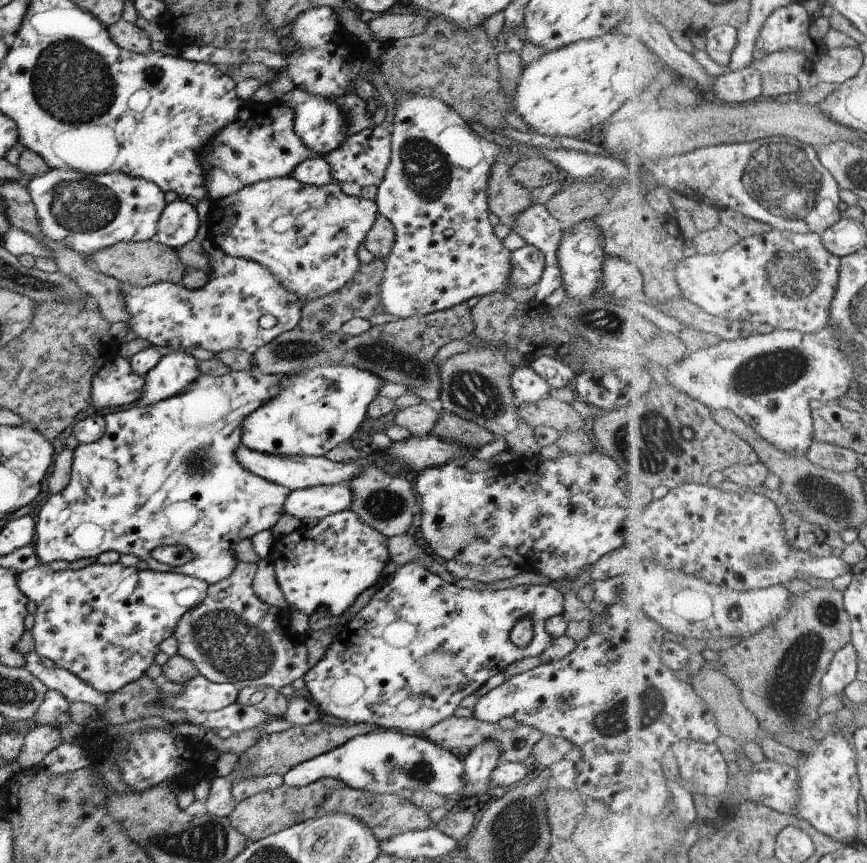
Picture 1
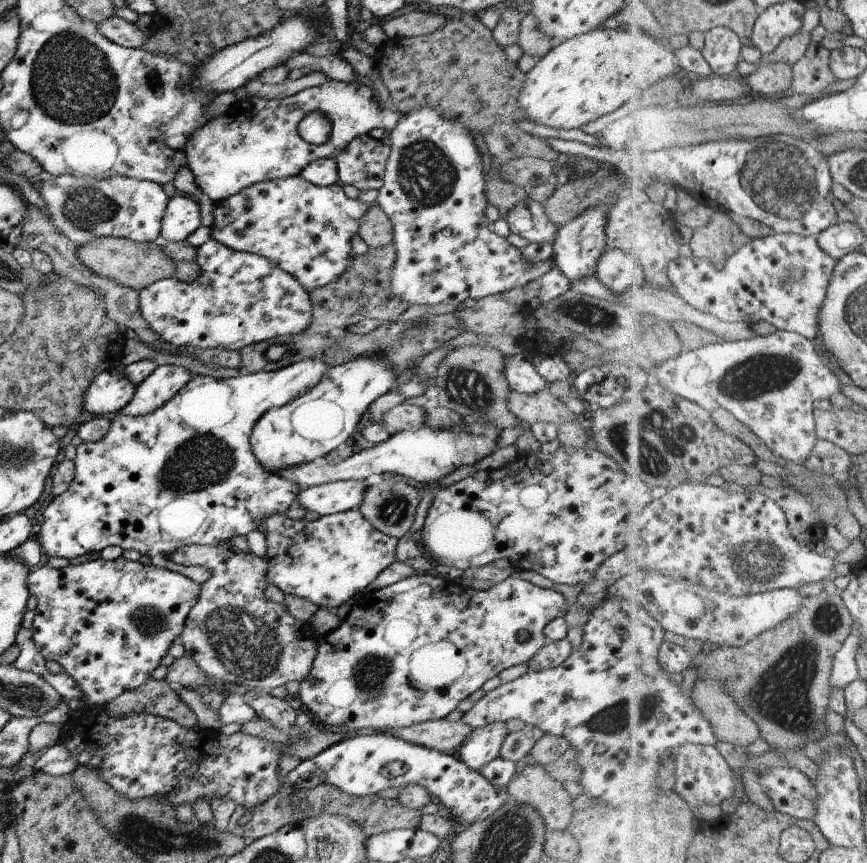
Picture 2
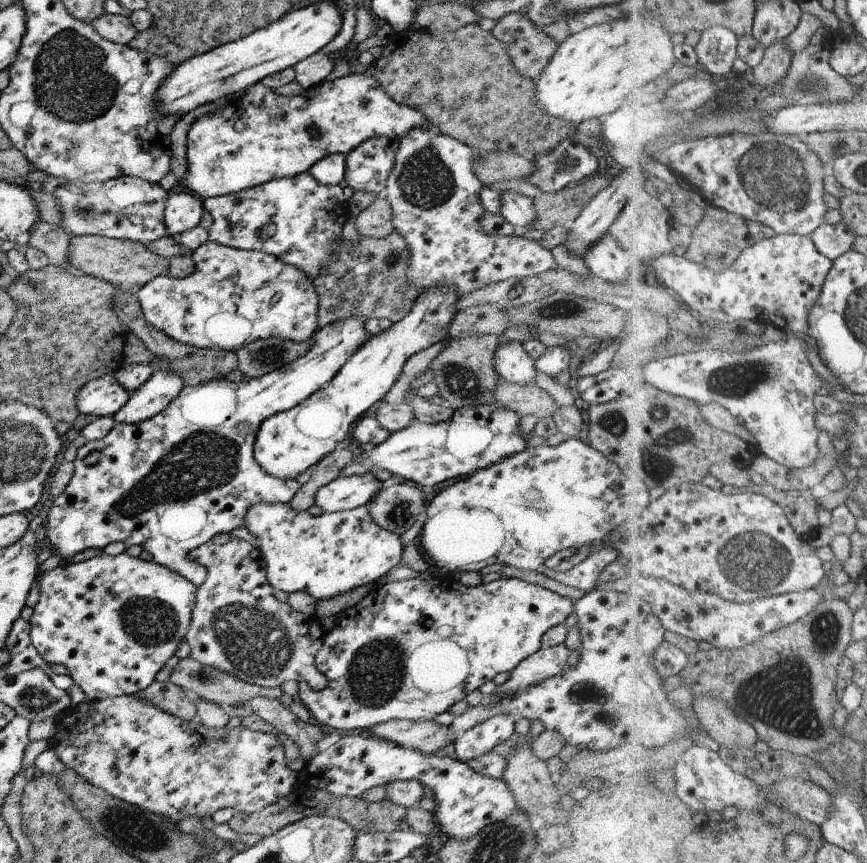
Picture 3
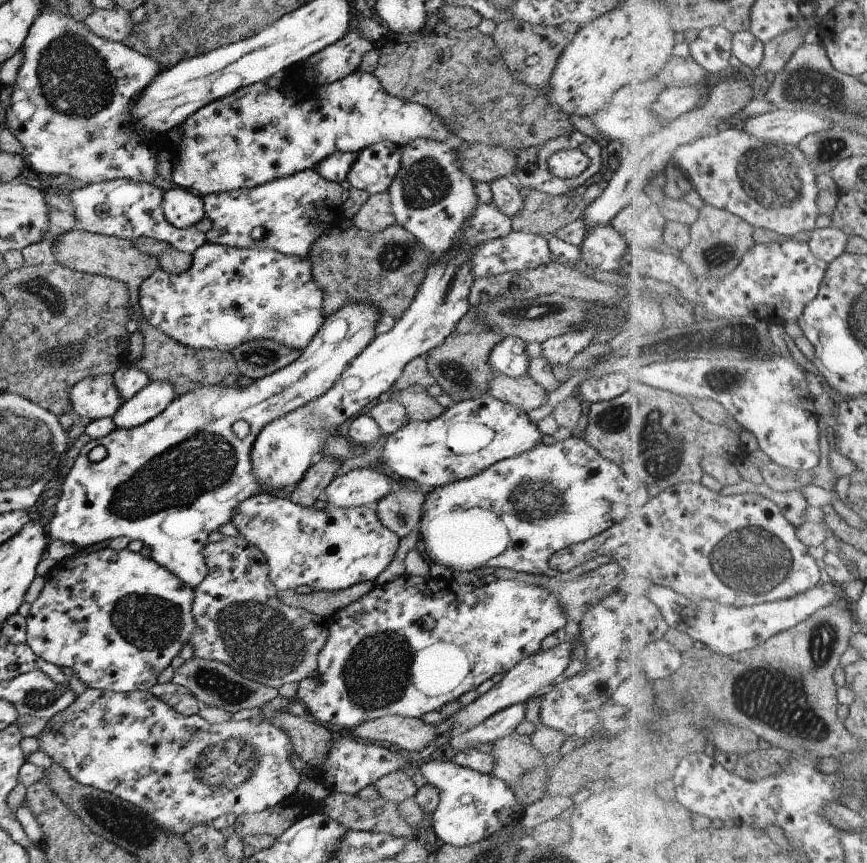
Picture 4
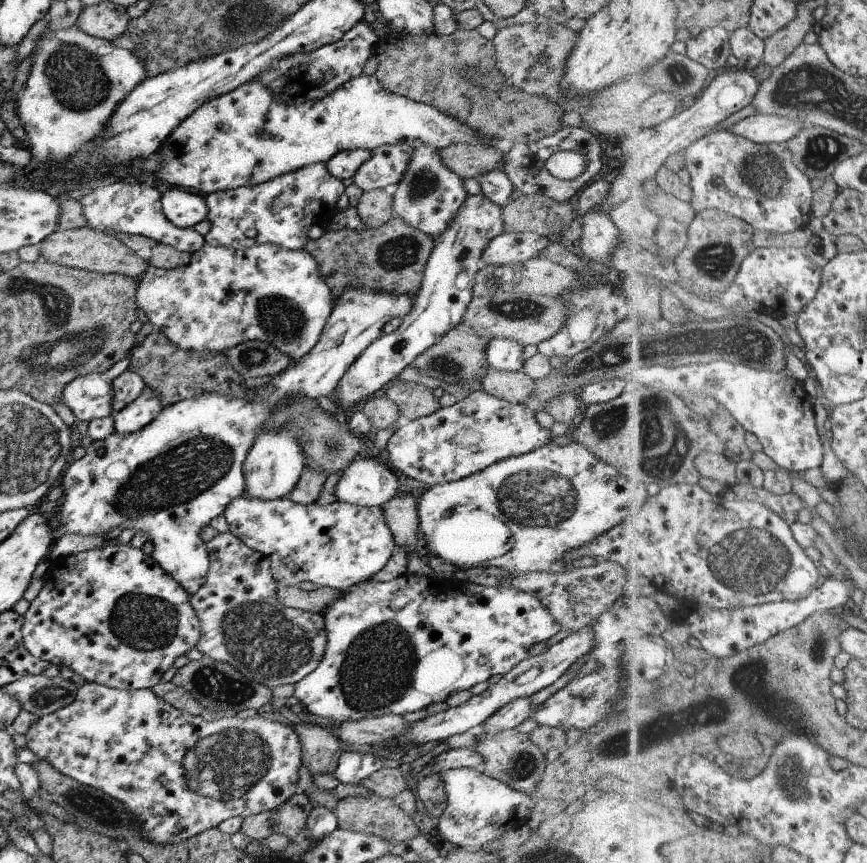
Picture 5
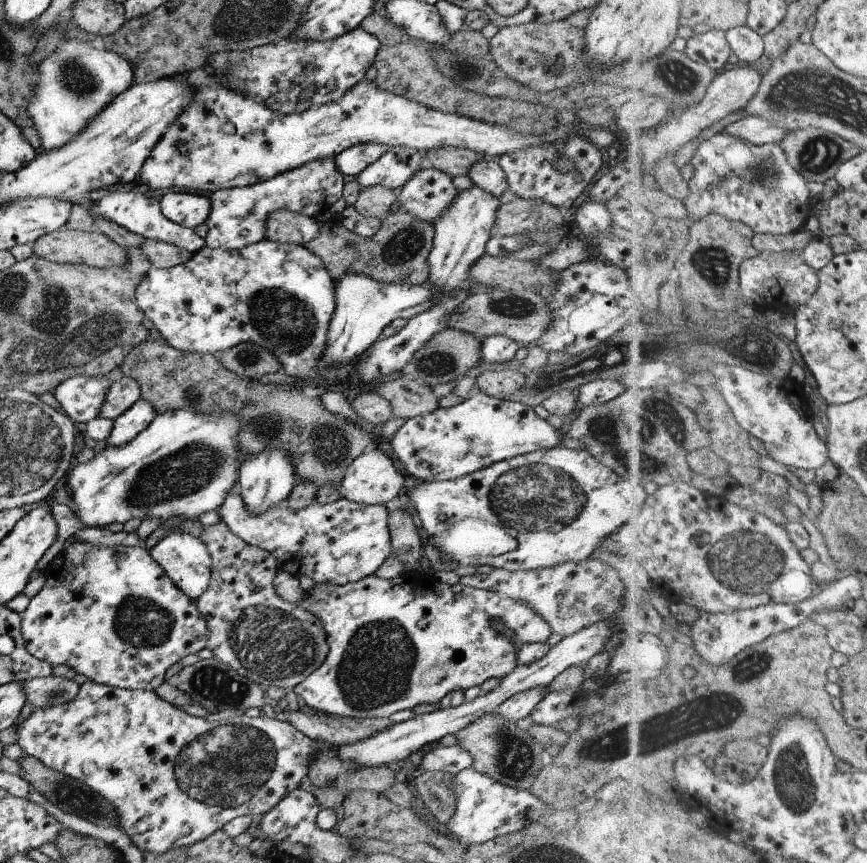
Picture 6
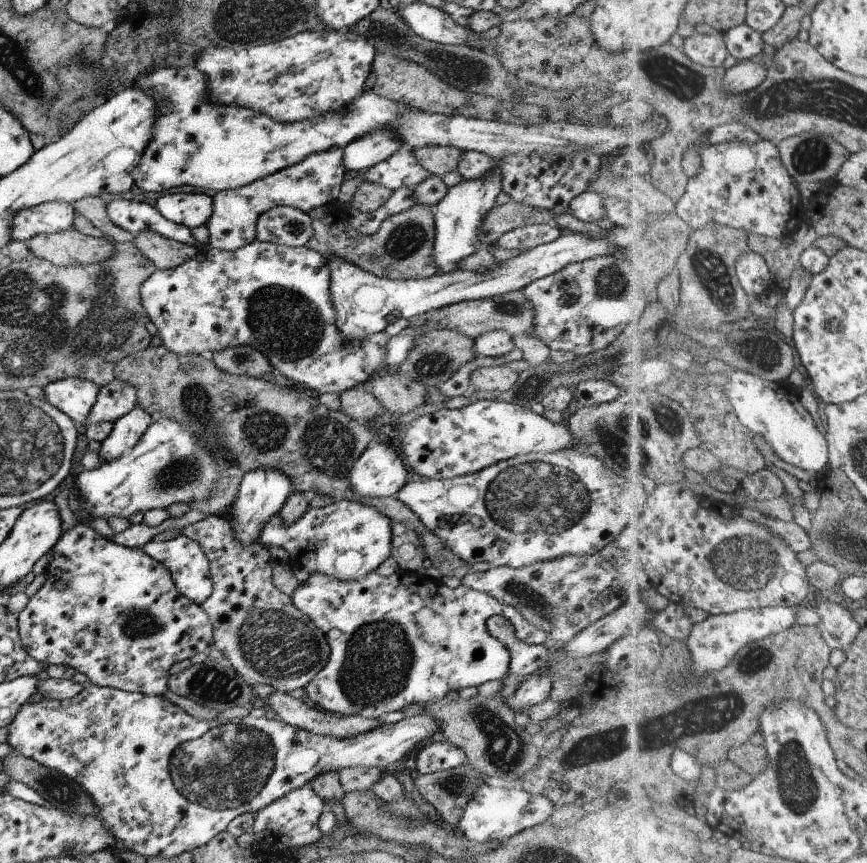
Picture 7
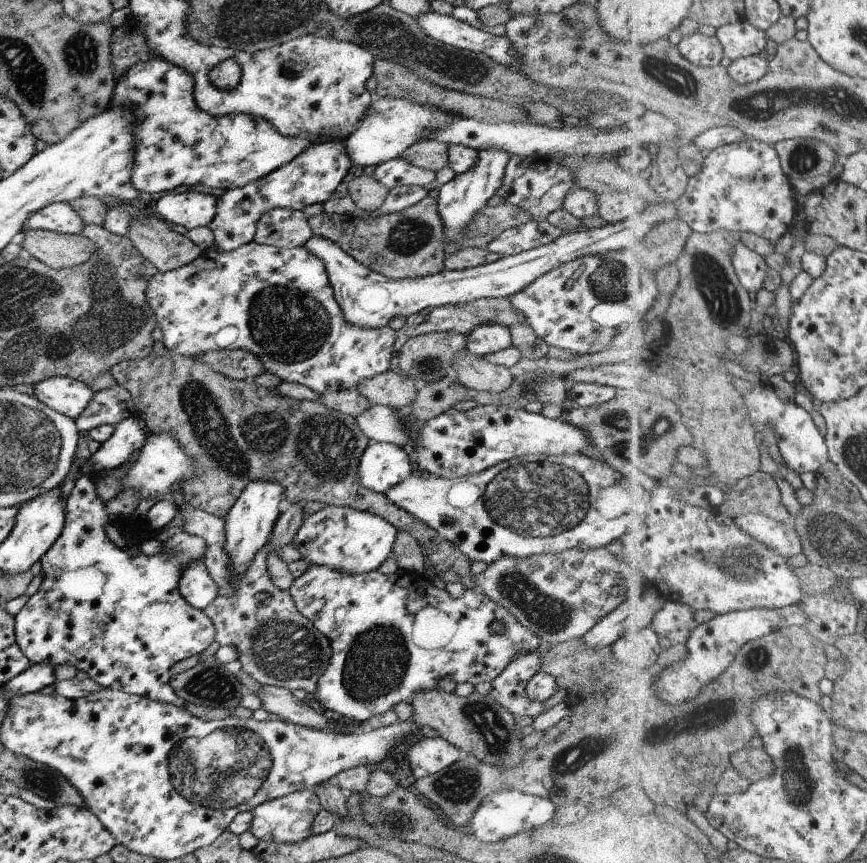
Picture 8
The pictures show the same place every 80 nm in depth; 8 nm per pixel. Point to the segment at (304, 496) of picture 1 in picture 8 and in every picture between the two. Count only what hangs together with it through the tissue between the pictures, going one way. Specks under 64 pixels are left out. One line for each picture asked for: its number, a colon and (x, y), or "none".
2: (335, 496)
3: (343, 493)
4: (361, 486)
5: (366, 482)
6: (371, 479)
7: (378, 472)
8: (381, 465)

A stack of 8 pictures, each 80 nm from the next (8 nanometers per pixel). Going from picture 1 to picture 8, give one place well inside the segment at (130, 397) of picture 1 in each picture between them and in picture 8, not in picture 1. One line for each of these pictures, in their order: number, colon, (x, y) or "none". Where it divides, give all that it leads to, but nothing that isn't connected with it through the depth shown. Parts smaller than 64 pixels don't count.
2: (109, 391)
3: (102, 396)
4: (95, 397)
5: (88, 396)
6: (80, 397)
7: (73, 397)
8: (67, 396)

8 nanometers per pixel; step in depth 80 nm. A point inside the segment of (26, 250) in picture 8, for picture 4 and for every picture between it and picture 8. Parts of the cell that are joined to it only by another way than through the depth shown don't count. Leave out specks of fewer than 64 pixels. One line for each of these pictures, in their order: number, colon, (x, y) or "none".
4: (96, 254)
5: (89, 249)
6: (65, 245)
7: (70, 247)

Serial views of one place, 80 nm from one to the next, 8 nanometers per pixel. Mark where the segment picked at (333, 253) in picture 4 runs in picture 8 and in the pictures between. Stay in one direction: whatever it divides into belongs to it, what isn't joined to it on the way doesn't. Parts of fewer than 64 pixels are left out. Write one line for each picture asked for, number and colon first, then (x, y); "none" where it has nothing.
5: (392, 257)
6: (397, 252)
7: (401, 248)
8: (410, 242)

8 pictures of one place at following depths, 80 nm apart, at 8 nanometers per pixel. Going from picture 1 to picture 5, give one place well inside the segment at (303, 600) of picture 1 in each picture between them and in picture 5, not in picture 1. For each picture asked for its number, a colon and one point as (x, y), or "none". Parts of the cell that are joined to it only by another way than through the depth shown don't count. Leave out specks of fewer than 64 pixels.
2: (327, 560)
3: (326, 555)
4: (330, 549)
5: (336, 545)

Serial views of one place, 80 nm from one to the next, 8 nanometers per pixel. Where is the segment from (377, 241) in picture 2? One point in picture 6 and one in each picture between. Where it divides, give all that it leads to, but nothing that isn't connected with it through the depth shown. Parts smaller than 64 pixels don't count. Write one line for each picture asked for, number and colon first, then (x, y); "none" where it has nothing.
3: (374, 221)
4: (374, 214)
5: (374, 208)
6: (375, 200)

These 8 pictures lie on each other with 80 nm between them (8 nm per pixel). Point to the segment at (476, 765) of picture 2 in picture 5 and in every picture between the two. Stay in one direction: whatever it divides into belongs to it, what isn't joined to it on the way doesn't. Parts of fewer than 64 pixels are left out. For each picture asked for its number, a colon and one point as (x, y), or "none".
3: (479, 739)
4: (502, 723)
5: (511, 714)

